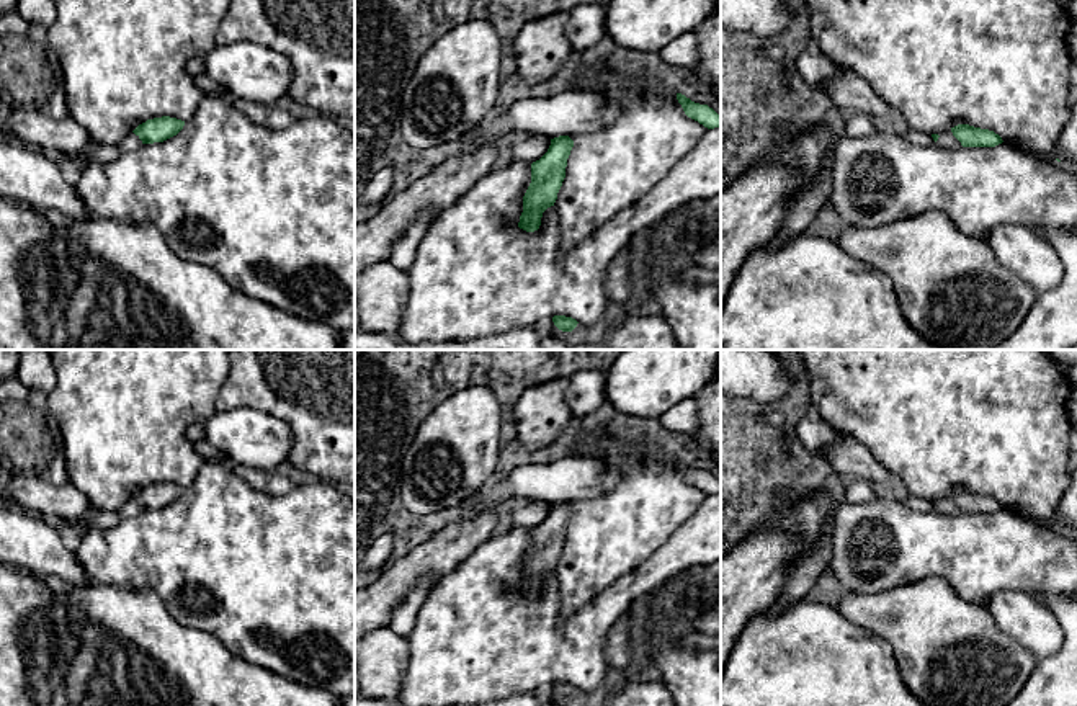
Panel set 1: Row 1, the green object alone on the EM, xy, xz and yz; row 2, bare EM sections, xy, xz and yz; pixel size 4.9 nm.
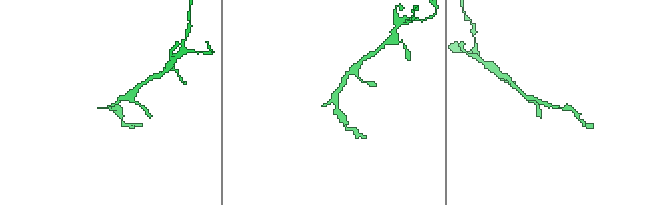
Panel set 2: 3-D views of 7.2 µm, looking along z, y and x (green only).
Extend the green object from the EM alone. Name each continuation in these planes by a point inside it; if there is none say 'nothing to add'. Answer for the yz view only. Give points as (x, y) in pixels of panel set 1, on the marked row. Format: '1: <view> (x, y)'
1: yz (947, 139)

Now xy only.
1: xy (129, 142)

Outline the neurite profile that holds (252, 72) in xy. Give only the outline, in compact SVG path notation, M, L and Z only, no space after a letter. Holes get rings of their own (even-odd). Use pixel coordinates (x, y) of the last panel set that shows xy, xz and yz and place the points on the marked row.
M250 41L216 44L201 56L204 74L216 80L232 100L276 105L288 95L293 78L289 59Z

